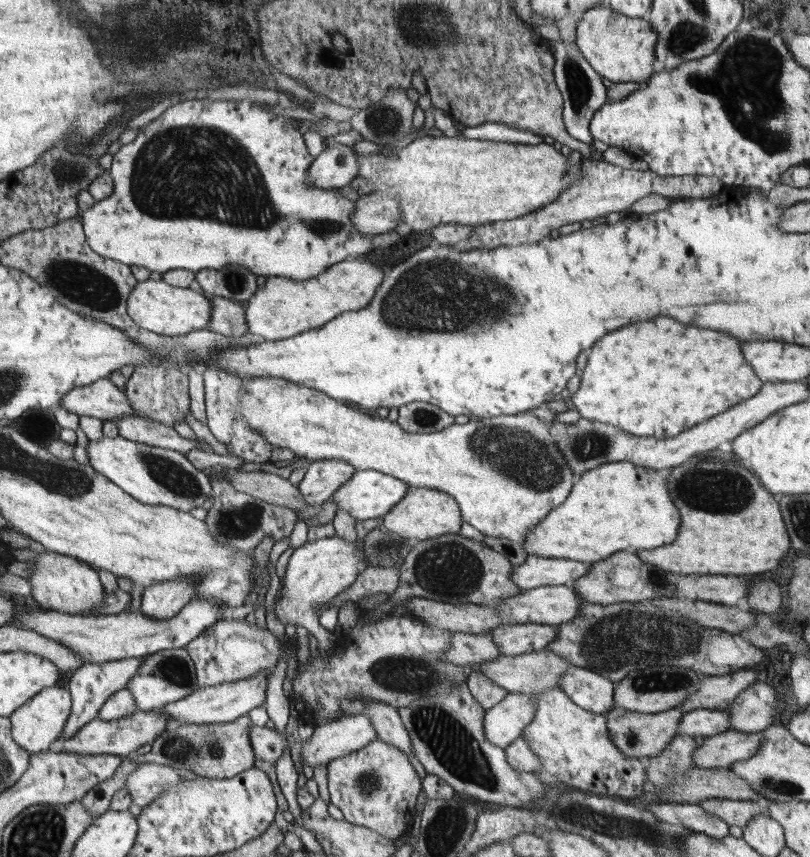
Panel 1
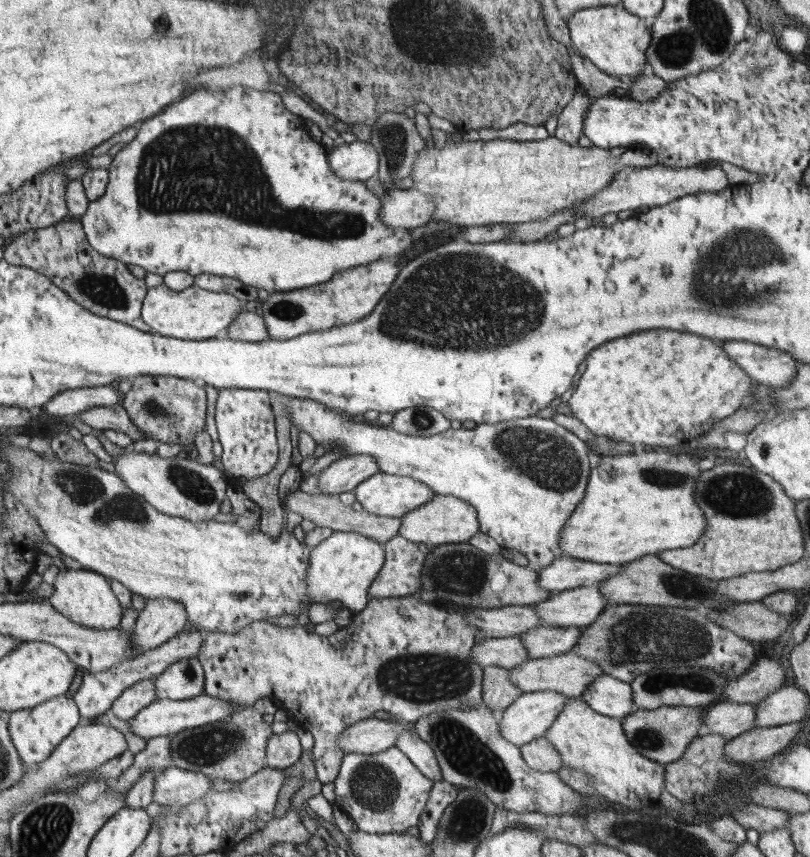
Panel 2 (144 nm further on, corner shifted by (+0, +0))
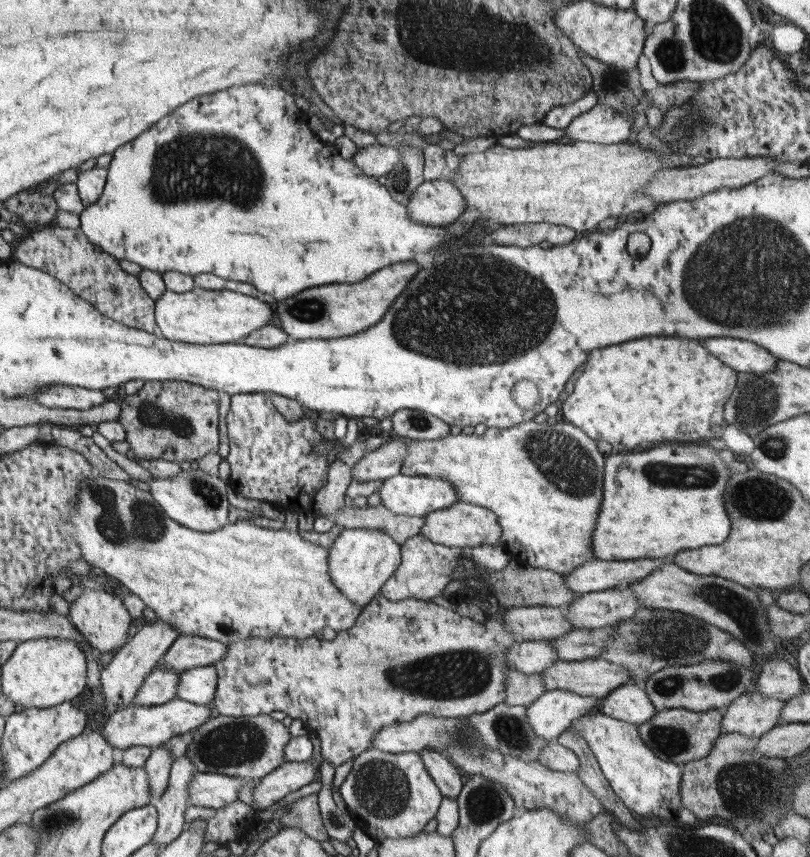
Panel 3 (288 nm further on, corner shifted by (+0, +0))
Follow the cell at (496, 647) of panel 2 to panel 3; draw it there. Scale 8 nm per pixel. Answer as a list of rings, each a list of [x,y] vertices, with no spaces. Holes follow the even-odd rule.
[[[515,642],[505,652],[509,668],[523,674],[539,674],[559,662],[559,654],[549,642]]]

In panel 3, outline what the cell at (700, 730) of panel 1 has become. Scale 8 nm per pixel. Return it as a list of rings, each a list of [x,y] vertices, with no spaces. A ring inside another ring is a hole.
[[[745,692],[731,706],[723,708],[721,734],[739,734],[759,740],[765,732],[781,724],[781,710],[785,700],[767,698],[757,692]]]

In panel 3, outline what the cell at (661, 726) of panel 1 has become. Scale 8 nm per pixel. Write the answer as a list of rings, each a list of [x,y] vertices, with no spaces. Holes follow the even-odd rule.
[[[661,710],[649,722],[639,724],[639,738],[649,750],[661,758],[663,762],[673,762],[677,766],[701,760],[707,754],[711,754],[715,740],[719,740],[721,734],[721,722],[723,722],[723,710],[705,710],[705,712],[691,712],[691,710]]]

